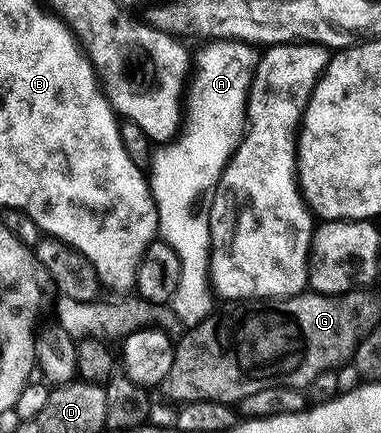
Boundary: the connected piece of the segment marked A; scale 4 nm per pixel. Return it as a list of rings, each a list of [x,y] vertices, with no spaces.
[[[219,39],[204,44],[201,52],[196,52],[191,67],[191,78],[187,83],[187,94],[183,99],[183,122],[179,133],[166,143],[160,144],[152,152],[147,168],[149,187],[153,191],[153,200],[157,206],[158,236],[175,253],[179,253],[179,285],[175,289],[171,308],[184,328],[199,325],[215,310],[215,292],[209,282],[209,250],[211,249],[211,229],[209,228],[209,210],[213,200],[213,189],[229,159],[245,136],[245,107],[249,104],[249,86],[253,80],[253,69],[259,58],[254,44],[241,43],[238,39]]]

